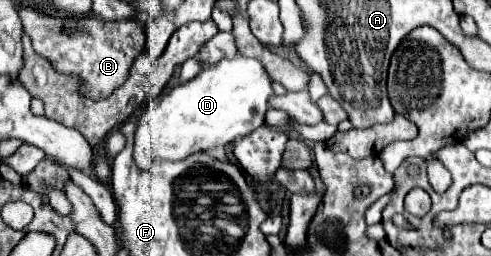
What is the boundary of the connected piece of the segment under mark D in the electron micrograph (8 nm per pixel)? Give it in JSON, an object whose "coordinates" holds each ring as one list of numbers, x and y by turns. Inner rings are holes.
{"coordinates":[[235,55,233,59,221,59,217,65,203,69,191,81,177,85,169,95,149,103,147,111,139,117,135,131,135,149,133,157,141,169,149,169,155,157,179,161,191,153,207,151,217,145,229,145,235,139,241,139,265,123,265,113,269,109,269,99,273,95,273,79,267,75,263,65,257,59]]}

